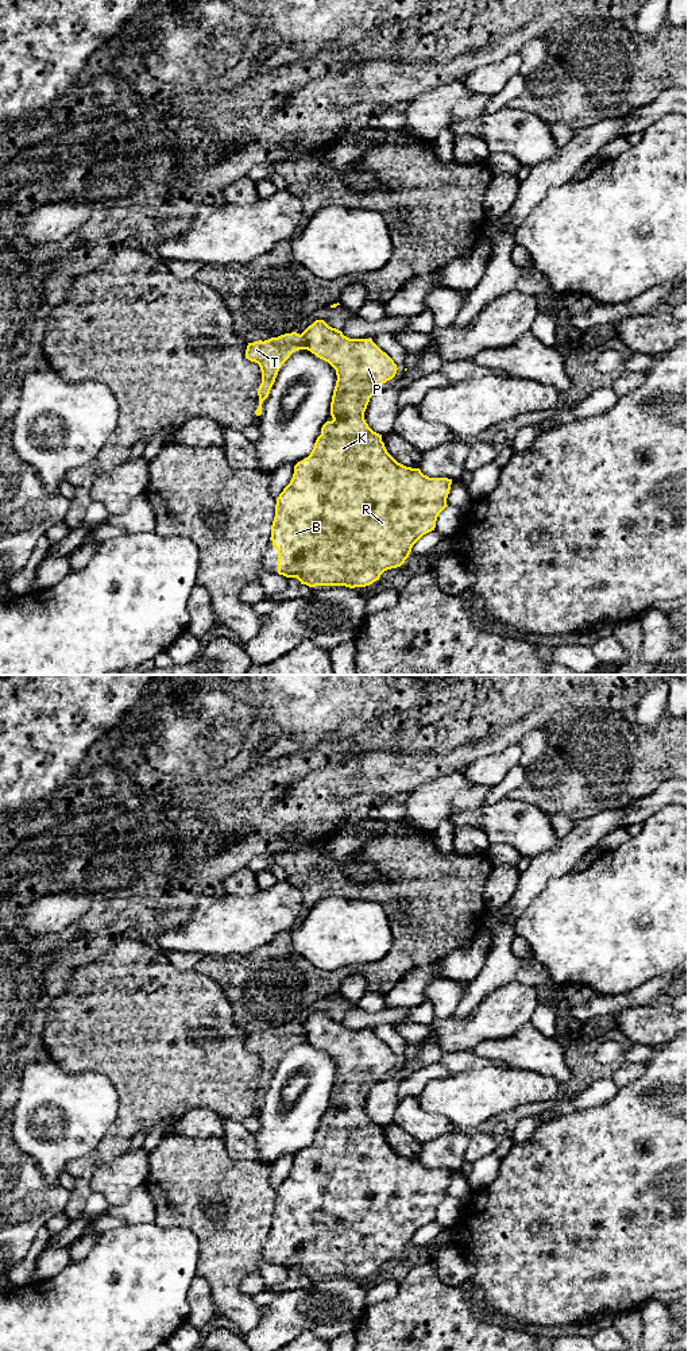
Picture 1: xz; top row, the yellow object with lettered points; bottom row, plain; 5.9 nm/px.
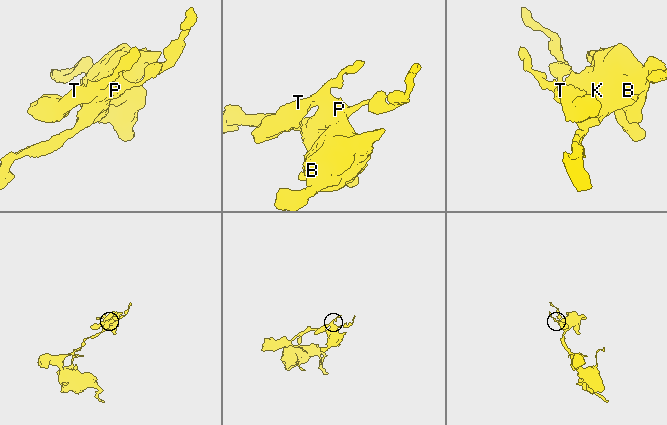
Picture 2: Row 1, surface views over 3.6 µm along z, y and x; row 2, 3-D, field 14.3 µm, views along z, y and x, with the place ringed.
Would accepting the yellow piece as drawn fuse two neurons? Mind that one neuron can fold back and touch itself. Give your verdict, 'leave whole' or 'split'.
split

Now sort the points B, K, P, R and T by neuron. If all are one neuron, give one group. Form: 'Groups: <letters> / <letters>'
Groups: B K P R / T

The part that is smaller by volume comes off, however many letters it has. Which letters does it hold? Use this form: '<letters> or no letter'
T

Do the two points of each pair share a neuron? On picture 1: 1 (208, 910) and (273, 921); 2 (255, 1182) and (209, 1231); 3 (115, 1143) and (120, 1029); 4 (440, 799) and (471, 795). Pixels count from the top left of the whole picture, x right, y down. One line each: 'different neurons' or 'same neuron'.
1: same neuron
2: same neuron
3: same neuron
4: same neuron

